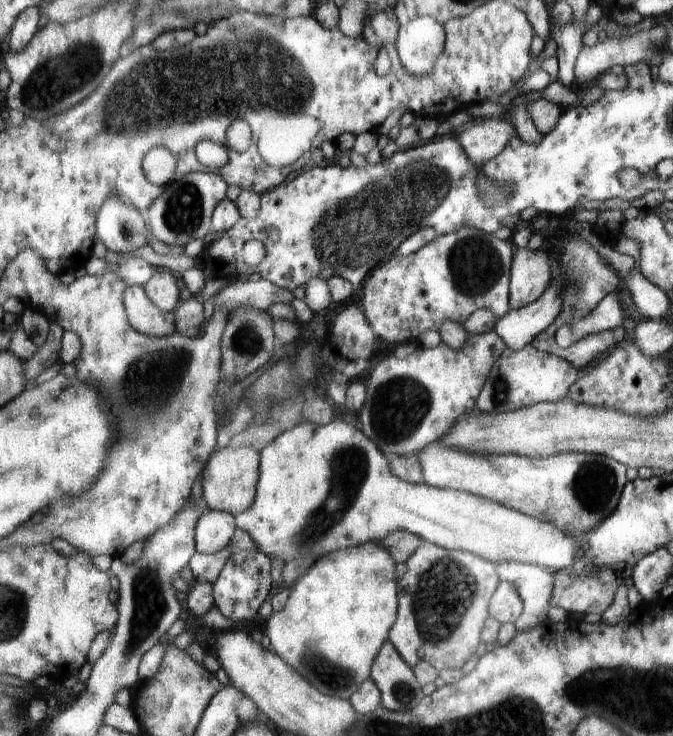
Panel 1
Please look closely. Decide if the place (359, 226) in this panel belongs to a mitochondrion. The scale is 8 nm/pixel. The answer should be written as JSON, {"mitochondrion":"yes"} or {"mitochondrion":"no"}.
{"mitochondrion":"yes"}

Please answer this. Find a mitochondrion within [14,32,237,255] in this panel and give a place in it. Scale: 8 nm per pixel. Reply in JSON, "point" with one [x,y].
{"point":[49,84]}

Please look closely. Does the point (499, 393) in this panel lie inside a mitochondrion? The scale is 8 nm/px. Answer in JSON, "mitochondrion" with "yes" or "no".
{"mitochondrion":"yes"}

